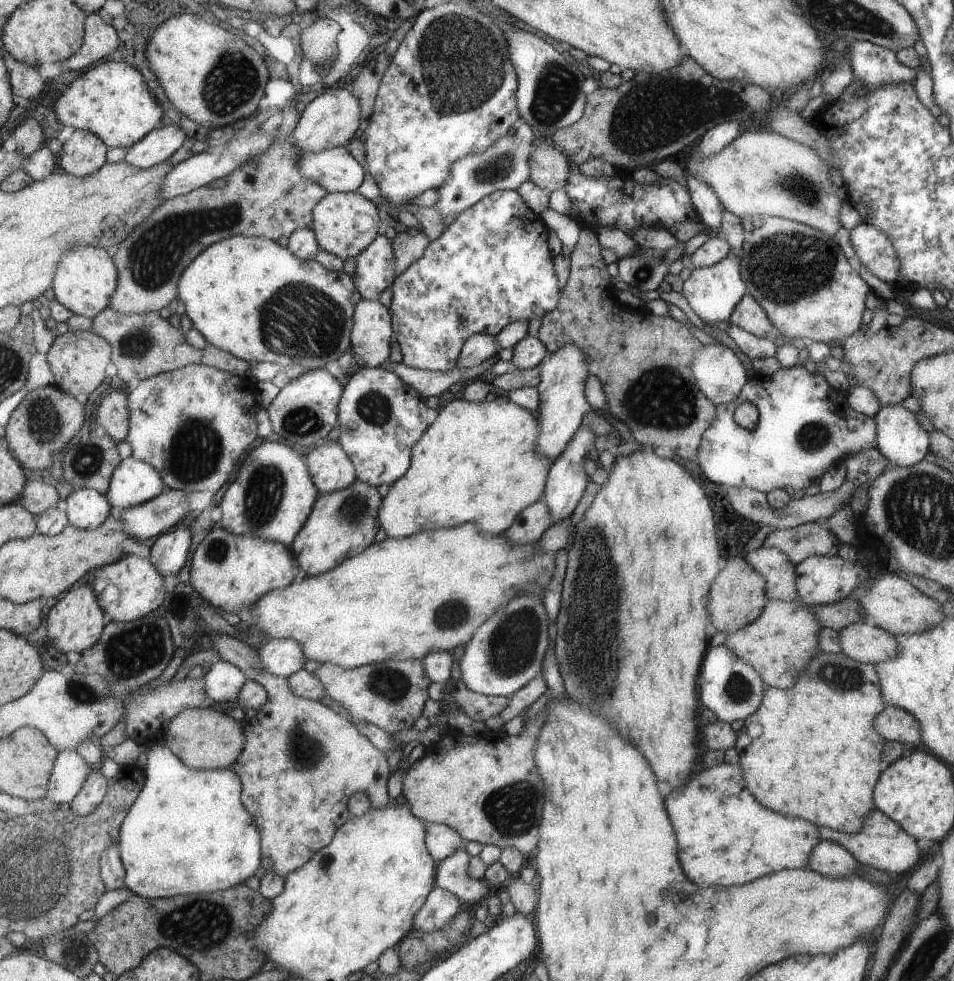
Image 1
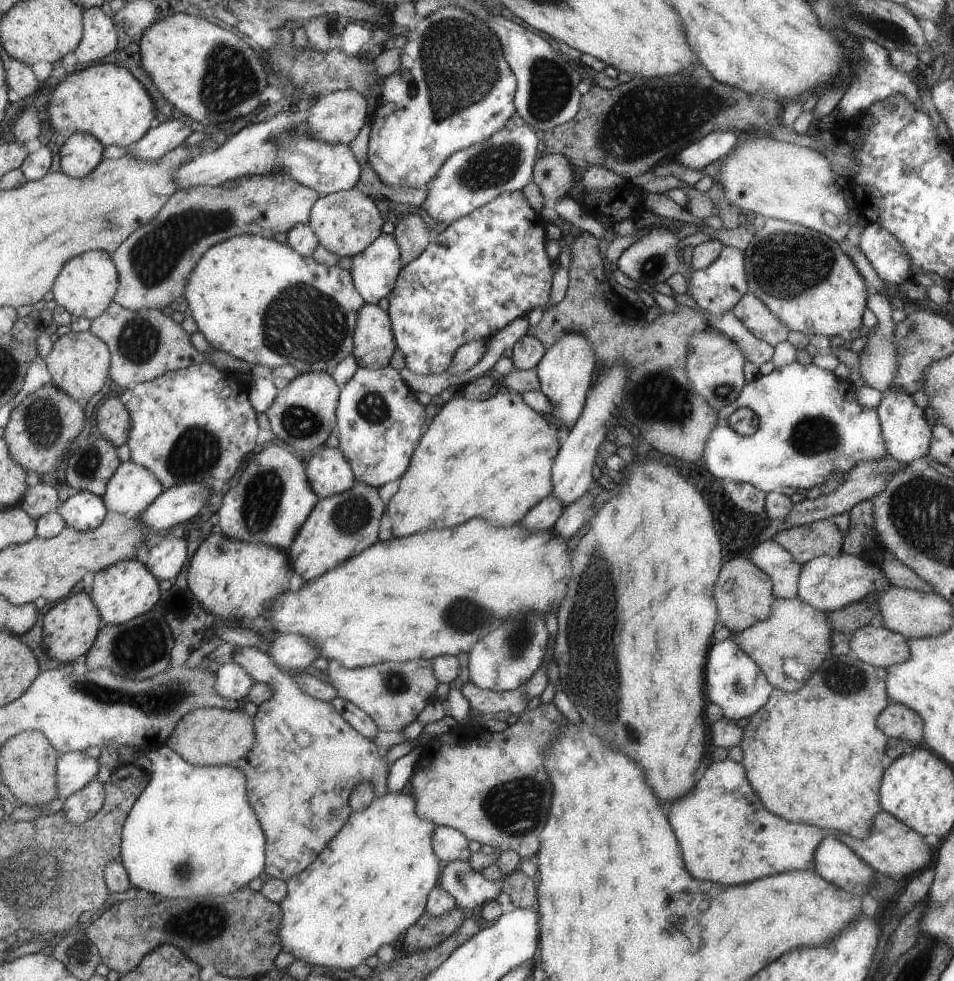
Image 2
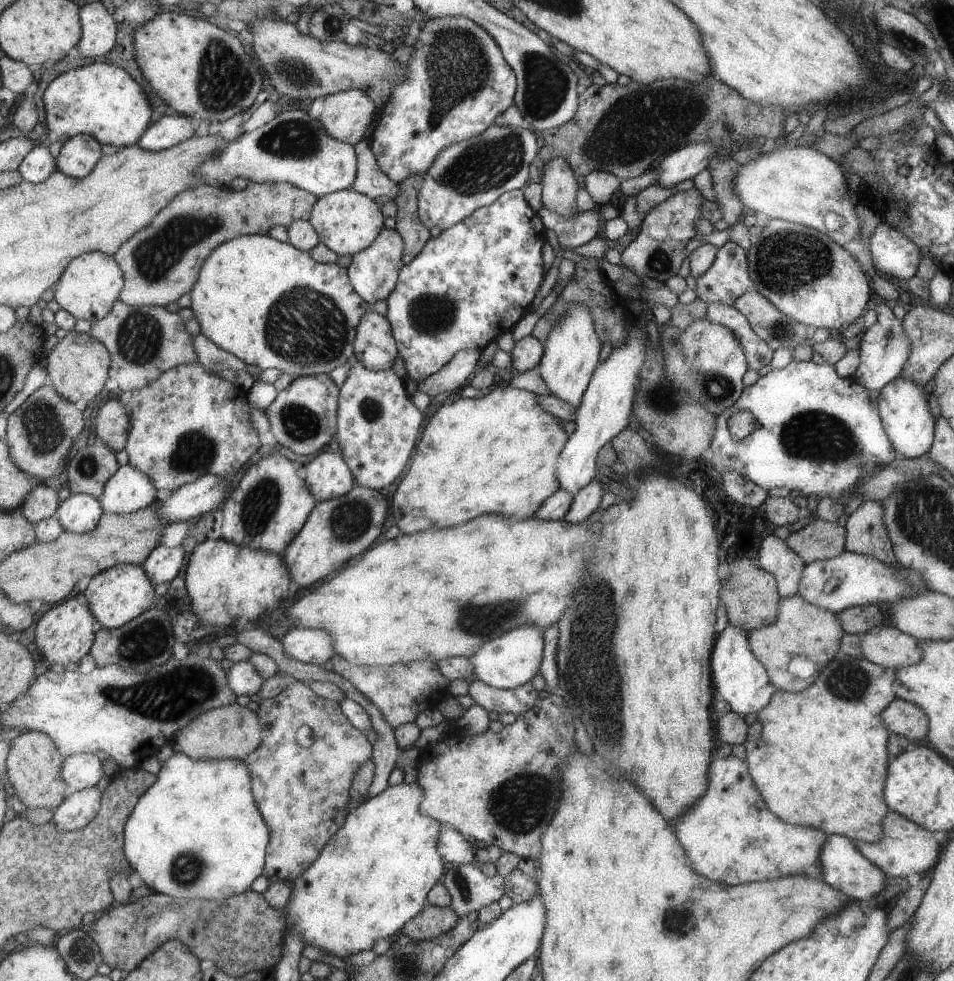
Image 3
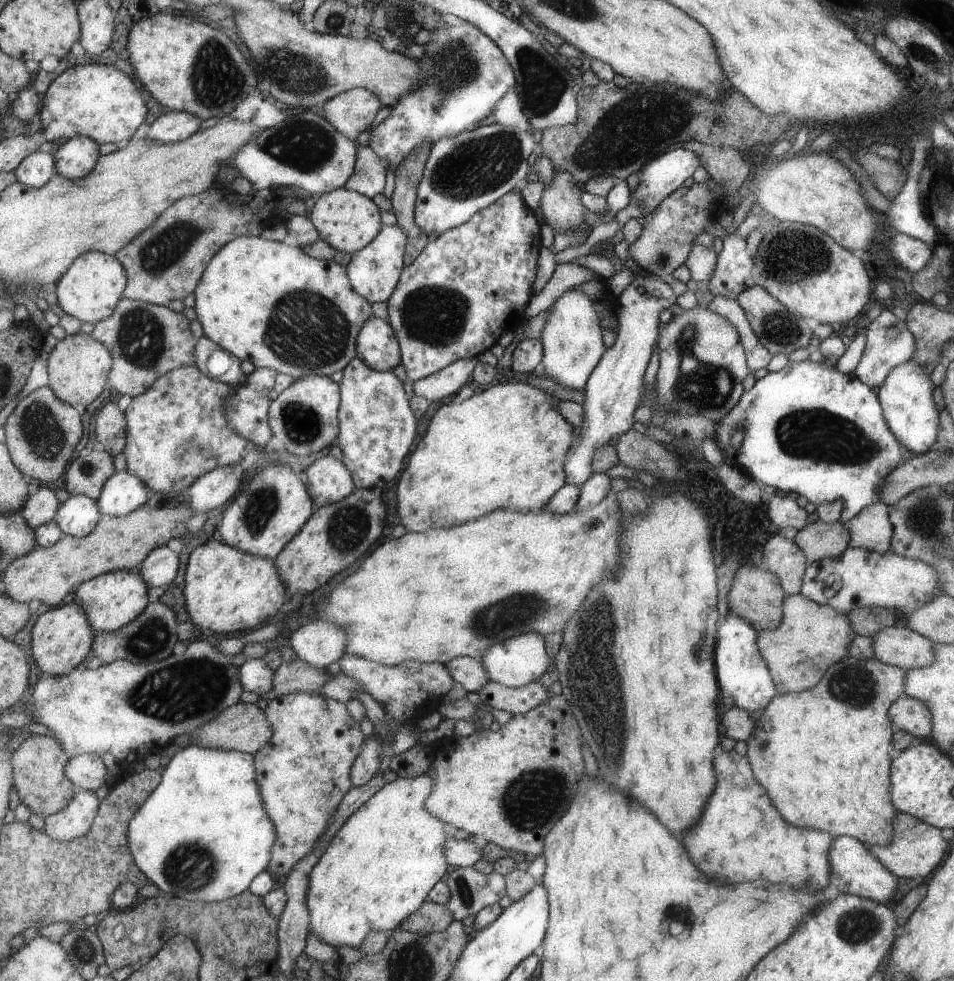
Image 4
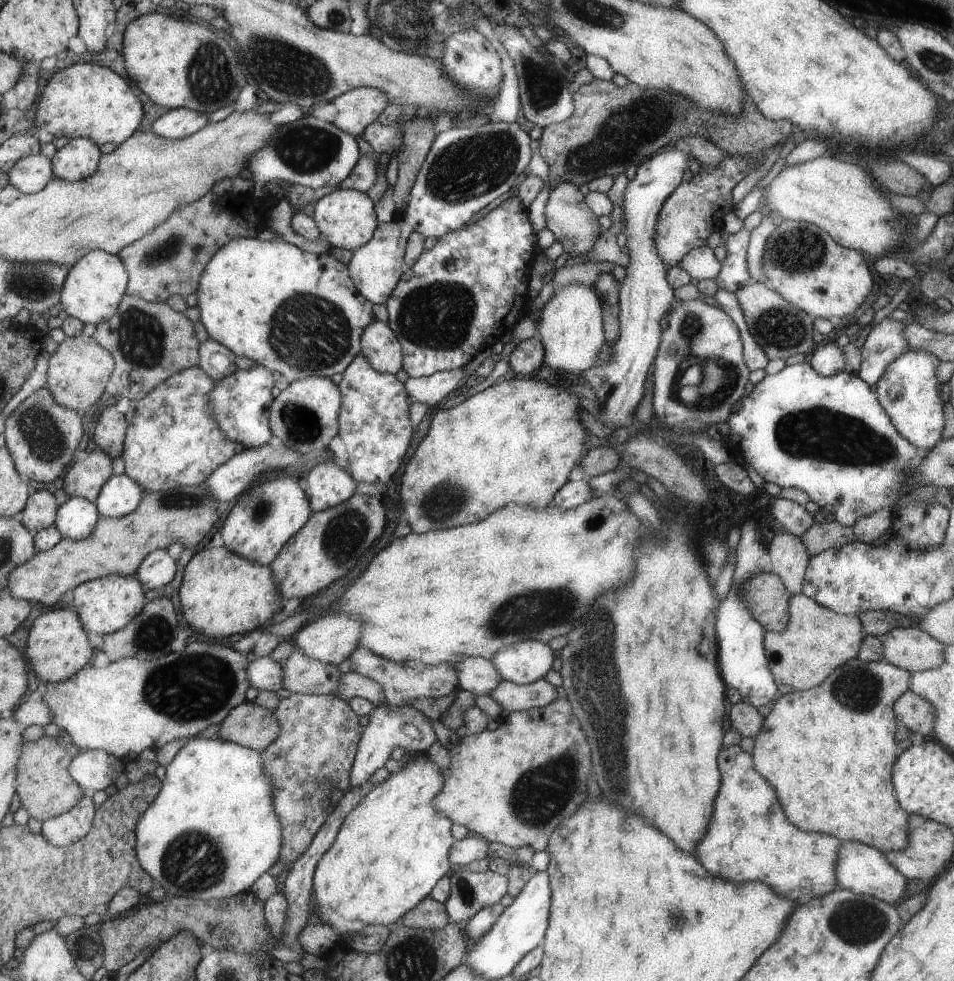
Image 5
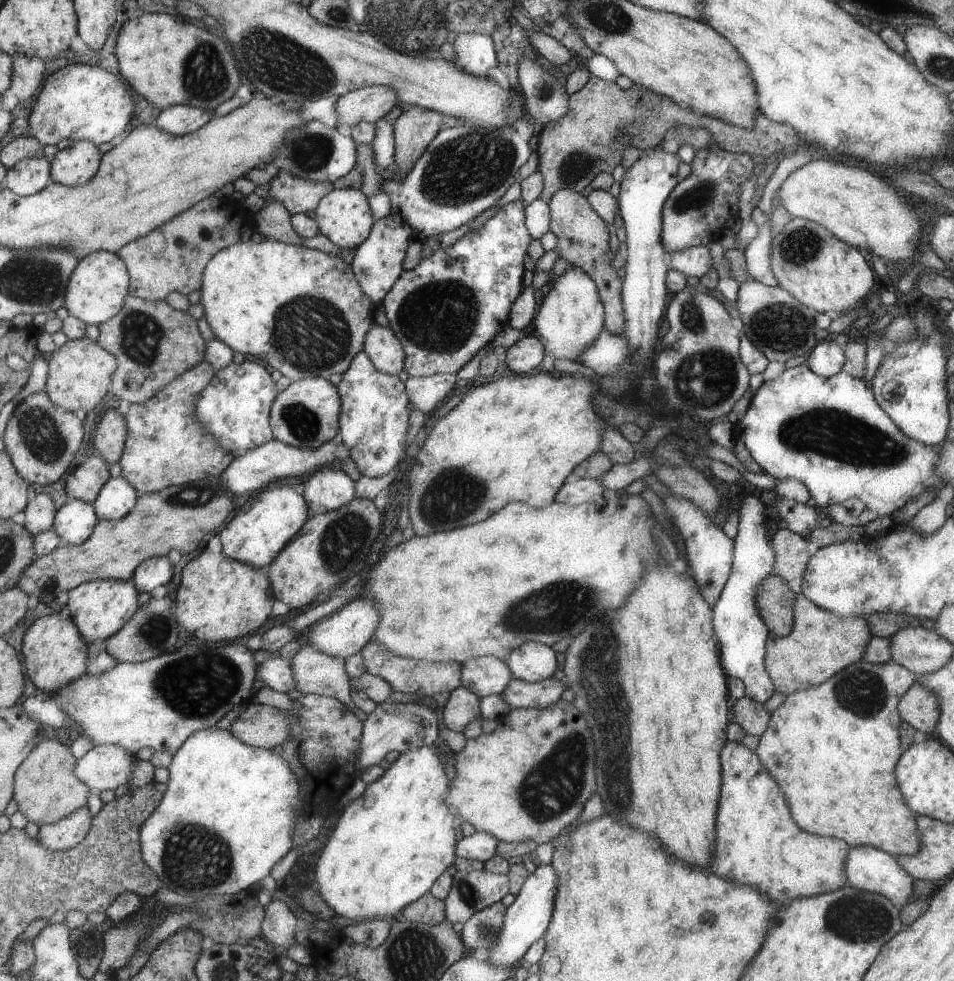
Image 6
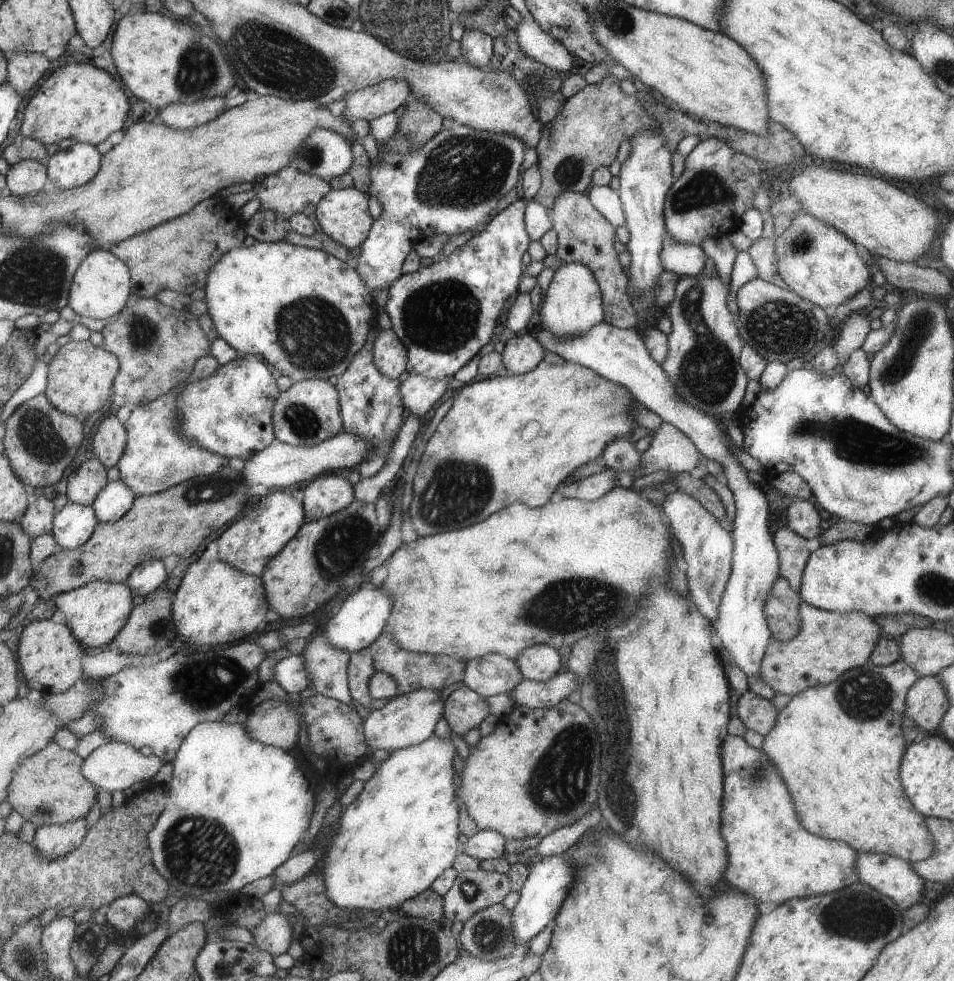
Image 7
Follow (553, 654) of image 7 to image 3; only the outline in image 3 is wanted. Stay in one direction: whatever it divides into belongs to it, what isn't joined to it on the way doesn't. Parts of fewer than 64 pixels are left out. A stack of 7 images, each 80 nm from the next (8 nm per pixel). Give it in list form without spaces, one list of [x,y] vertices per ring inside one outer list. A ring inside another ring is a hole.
[[[523,625],[501,633],[495,638],[491,637],[491,640],[482,645],[475,655],[468,657],[473,678],[498,689],[514,689],[529,682],[537,674],[541,662],[543,648],[541,631],[536,626]]]

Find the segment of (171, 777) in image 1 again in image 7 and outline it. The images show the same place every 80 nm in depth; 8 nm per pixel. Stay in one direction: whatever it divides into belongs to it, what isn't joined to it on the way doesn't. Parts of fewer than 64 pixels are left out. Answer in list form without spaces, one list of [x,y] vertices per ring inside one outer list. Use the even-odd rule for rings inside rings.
[[[209,721],[197,725],[184,739],[177,758],[173,762],[173,778],[169,782],[170,797],[160,819],[155,823],[153,830],[149,833],[148,841],[152,850],[152,859],[161,874],[170,882],[175,894],[185,897],[215,898],[222,895],[237,894],[238,890],[245,888],[247,884],[261,880],[265,876],[271,876],[272,872],[291,858],[293,848],[303,840],[305,832],[309,830],[313,810],[317,799],[310,780],[311,772],[300,767],[296,756],[277,745],[268,745],[260,740],[253,739],[244,723],[229,723],[224,721]]]

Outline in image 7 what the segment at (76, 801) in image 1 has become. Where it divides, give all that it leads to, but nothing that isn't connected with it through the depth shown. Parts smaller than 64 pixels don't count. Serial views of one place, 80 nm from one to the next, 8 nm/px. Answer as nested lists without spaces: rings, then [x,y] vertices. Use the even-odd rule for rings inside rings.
[[[79,819],[62,825],[38,827],[32,843],[42,857],[59,861],[75,852],[87,835],[85,820]]]

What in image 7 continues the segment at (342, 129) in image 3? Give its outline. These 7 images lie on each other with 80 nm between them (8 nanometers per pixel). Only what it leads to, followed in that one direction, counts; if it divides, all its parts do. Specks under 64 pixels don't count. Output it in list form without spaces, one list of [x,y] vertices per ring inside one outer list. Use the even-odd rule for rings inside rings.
[[[391,77],[345,96],[343,115],[350,120],[373,120],[394,111],[399,105],[404,105],[409,93],[409,85],[404,80]]]

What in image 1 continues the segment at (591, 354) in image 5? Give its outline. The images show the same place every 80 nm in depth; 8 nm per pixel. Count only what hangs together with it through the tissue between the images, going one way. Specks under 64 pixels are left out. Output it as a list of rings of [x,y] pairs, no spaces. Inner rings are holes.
[[[575,343],[557,347],[557,350],[549,353],[538,366],[540,379],[536,389],[540,395],[540,404],[535,415],[540,425],[540,432],[537,436],[537,452],[541,456],[546,456],[550,464],[553,464],[579,428],[581,418],[584,418],[590,409],[590,404],[584,395],[584,384],[591,372],[585,352]]]

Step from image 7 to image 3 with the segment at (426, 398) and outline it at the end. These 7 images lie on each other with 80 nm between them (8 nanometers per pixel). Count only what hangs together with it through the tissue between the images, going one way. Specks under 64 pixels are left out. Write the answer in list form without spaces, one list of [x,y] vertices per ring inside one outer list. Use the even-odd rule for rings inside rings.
[[[472,348],[457,352],[439,371],[418,382],[416,390],[425,393],[429,398],[441,392],[465,391],[469,377],[476,368],[480,351],[478,348]]]

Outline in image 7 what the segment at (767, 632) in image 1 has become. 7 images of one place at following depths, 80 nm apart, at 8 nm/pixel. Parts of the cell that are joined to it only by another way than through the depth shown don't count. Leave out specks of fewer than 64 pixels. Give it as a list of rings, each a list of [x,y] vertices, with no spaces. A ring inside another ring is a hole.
[[[801,600],[799,615],[801,627],[795,637],[788,641],[770,638],[764,648],[758,674],[774,692],[793,696],[804,688],[833,682],[845,671],[867,663],[881,638],[879,625],[859,611],[841,614],[812,607]]]

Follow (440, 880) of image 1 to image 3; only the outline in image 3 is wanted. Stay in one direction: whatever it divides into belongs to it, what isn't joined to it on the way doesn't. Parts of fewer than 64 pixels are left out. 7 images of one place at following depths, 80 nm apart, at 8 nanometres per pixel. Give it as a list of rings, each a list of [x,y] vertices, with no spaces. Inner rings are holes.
[[[473,863],[450,865],[448,869],[445,869],[445,876],[442,877],[441,883],[451,893],[450,907],[459,919],[476,915],[480,908],[497,902],[504,894],[504,877],[499,873],[493,876],[485,875]]]

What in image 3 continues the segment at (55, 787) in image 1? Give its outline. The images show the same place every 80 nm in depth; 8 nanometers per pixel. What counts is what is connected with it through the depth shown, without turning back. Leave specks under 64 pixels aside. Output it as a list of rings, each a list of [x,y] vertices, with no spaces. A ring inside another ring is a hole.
[[[79,753],[66,757],[62,772],[68,784],[66,798],[74,792],[96,787],[99,780],[105,776],[103,762],[93,753]]]

